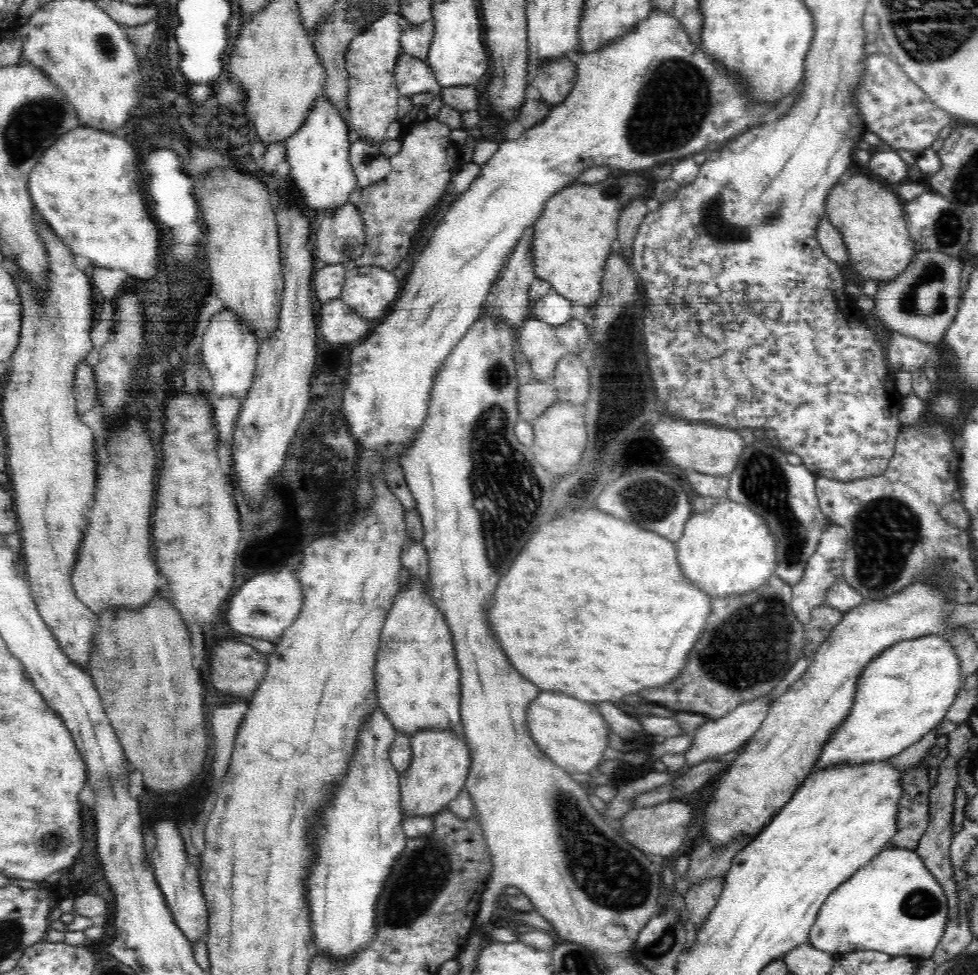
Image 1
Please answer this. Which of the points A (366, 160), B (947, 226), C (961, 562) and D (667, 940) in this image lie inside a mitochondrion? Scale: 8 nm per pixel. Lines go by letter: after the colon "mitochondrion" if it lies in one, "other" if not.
A: mitochondrion
B: mitochondrion
C: other
D: mitochondrion

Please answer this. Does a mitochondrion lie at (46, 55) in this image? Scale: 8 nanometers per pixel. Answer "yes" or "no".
yes

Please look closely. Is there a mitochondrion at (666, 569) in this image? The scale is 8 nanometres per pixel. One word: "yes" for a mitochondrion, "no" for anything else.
no

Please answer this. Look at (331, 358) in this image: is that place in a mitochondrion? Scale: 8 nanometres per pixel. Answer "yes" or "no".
no

